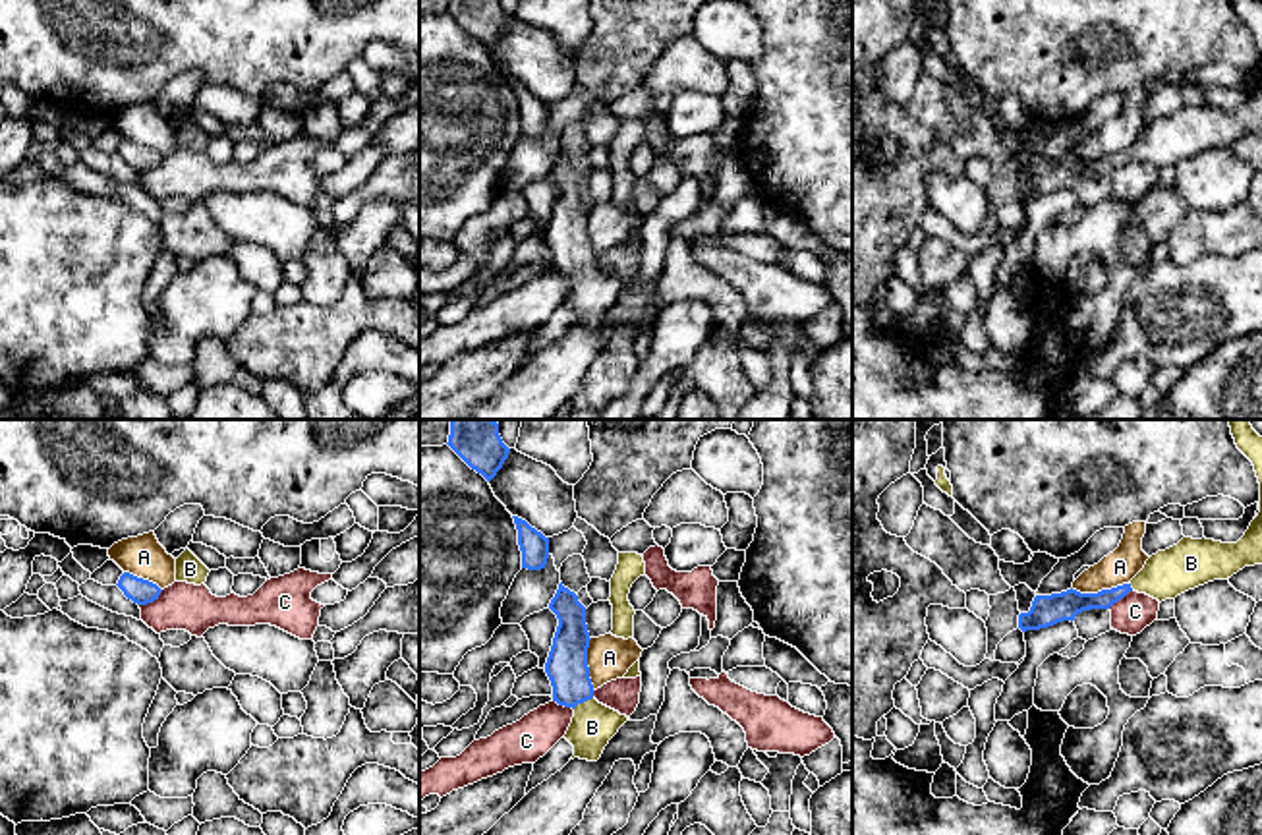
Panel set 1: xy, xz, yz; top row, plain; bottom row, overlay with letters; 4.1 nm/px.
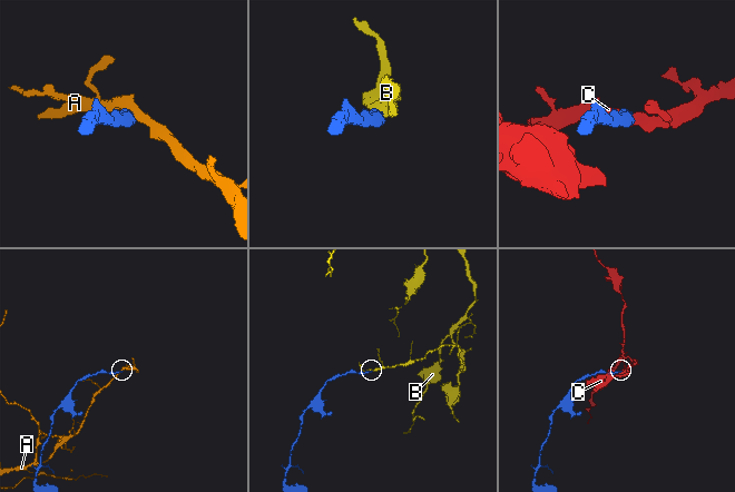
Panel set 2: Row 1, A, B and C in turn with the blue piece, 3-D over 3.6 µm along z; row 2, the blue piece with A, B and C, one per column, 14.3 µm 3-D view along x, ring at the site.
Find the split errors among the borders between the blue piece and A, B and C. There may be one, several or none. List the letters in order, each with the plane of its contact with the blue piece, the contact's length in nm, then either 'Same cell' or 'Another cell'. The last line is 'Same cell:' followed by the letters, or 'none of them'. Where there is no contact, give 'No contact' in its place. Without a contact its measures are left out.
A: Touches blue in yz. Shared border 240 nm. Another cell
B: Touches blue in xz. Shared border 100 nm. Same cell
C: Touches blue in xy. Shared border 120 nm. Another cell
Same cell: B

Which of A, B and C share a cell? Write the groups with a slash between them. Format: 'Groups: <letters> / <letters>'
Groups: A / B / C

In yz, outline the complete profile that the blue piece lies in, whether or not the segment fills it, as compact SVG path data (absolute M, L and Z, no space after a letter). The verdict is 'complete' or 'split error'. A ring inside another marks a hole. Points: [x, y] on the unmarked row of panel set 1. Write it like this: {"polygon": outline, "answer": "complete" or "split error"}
{"polygon": "M1258 0L1231 2L1237 15L1252 29L1260 50L1260 79L1237 110L1183 104L1177 112L1152 122L1129 151L1098 160L1080 160L1071 155L1036 162L1030 178L1018 182L1018 195L1026 199L1063 187L1073 189L1082 178L1109 176L1133 157L1162 170L1208 149L1227 147L1245 133L1262 131L1262 4Z", "answer": "split error"}

